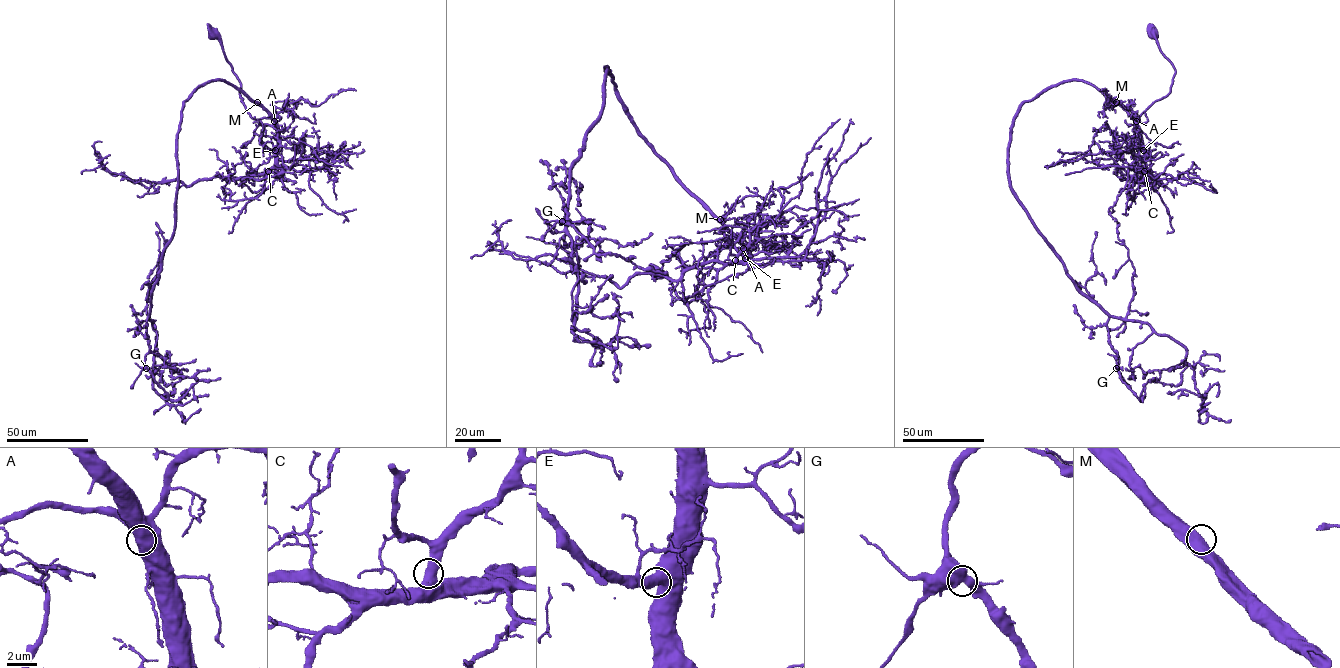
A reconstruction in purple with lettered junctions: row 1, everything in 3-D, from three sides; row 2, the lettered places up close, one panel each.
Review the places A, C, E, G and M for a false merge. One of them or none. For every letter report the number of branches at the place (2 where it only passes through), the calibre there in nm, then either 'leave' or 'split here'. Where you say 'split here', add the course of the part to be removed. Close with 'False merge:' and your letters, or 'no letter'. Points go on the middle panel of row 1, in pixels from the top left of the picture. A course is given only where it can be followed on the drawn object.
A: branches 2; calibre 650 nm; leave
C: branches 2; calibre 600 nm; leave
E: branches 2; calibre 650 nm; leave
G: branches 2; calibre 600 nm; leave
M: branches 2; calibre 650 nm; leave
False merge: no letter

